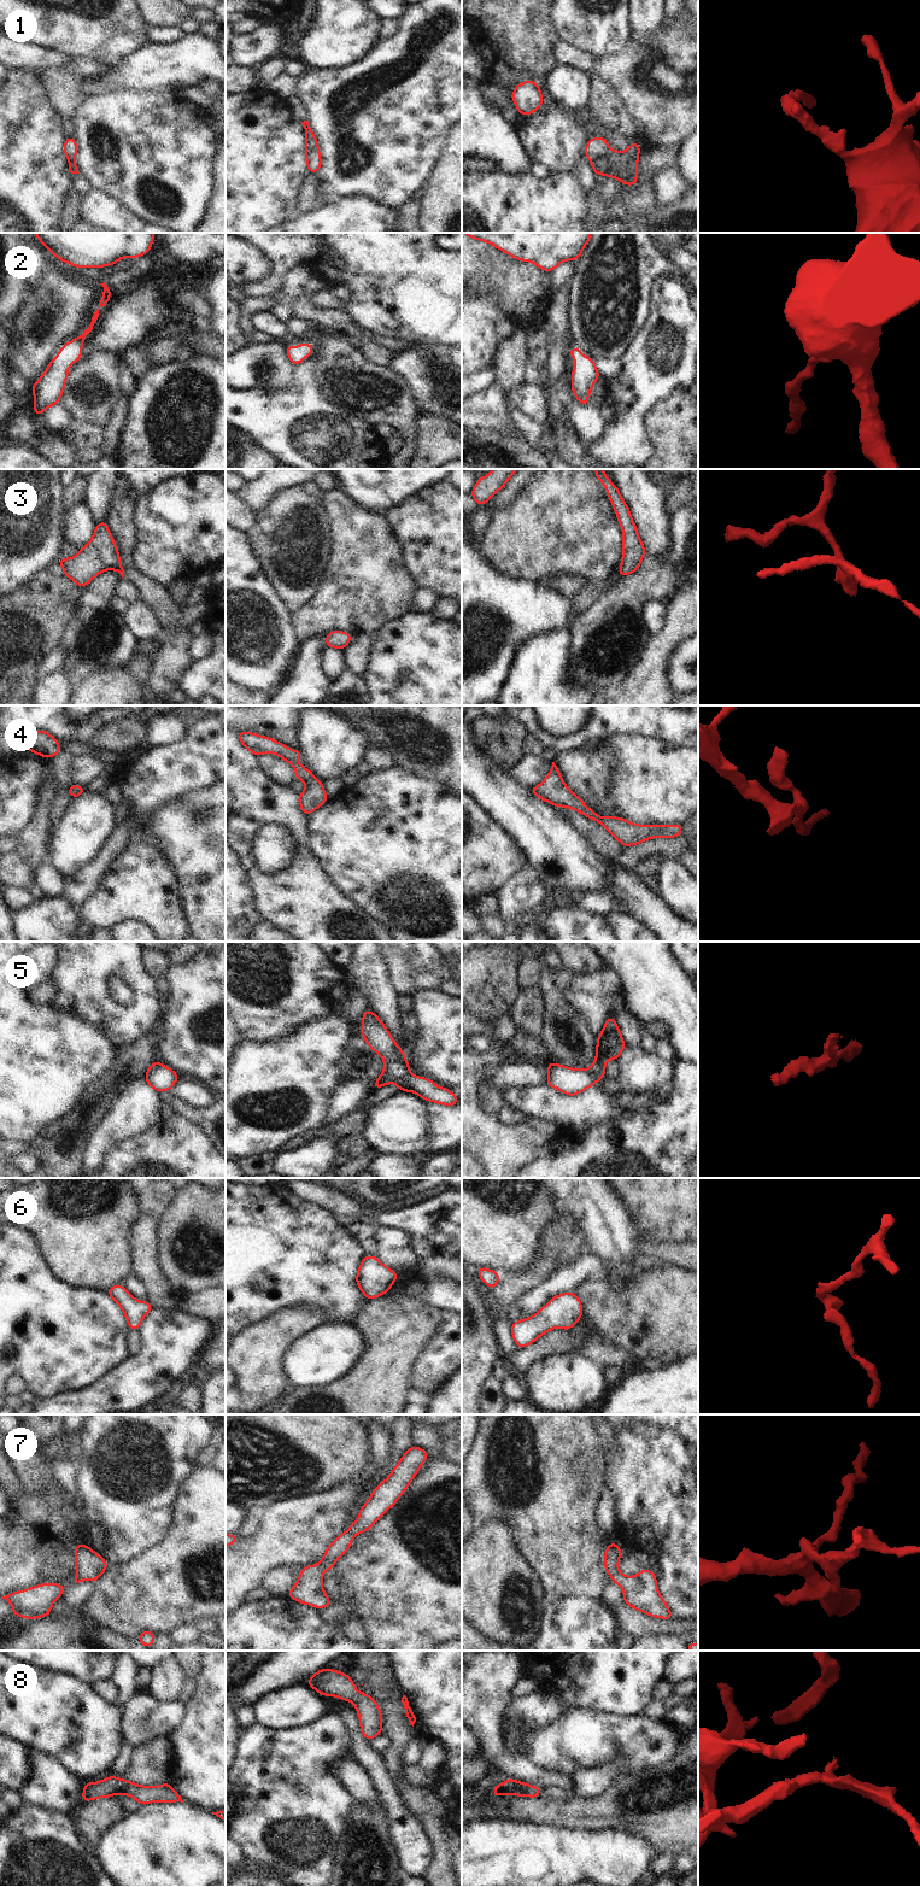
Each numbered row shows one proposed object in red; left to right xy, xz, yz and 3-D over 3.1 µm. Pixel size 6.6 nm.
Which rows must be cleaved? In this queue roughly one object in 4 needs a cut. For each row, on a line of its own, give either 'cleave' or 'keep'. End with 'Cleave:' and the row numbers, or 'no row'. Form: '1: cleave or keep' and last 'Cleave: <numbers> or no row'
1: cleave
2: keep
3: keep
4: keep
5: keep
6: keep
7: keep
8: keep
Cleave: 1

